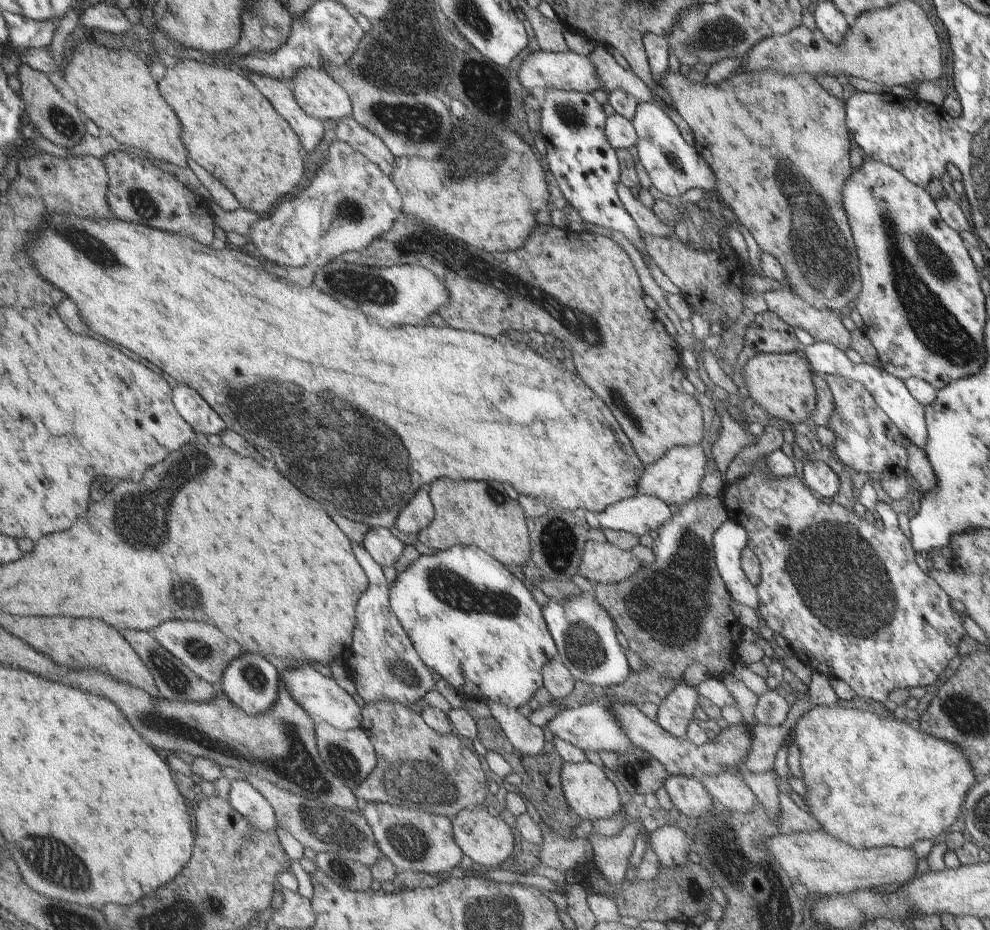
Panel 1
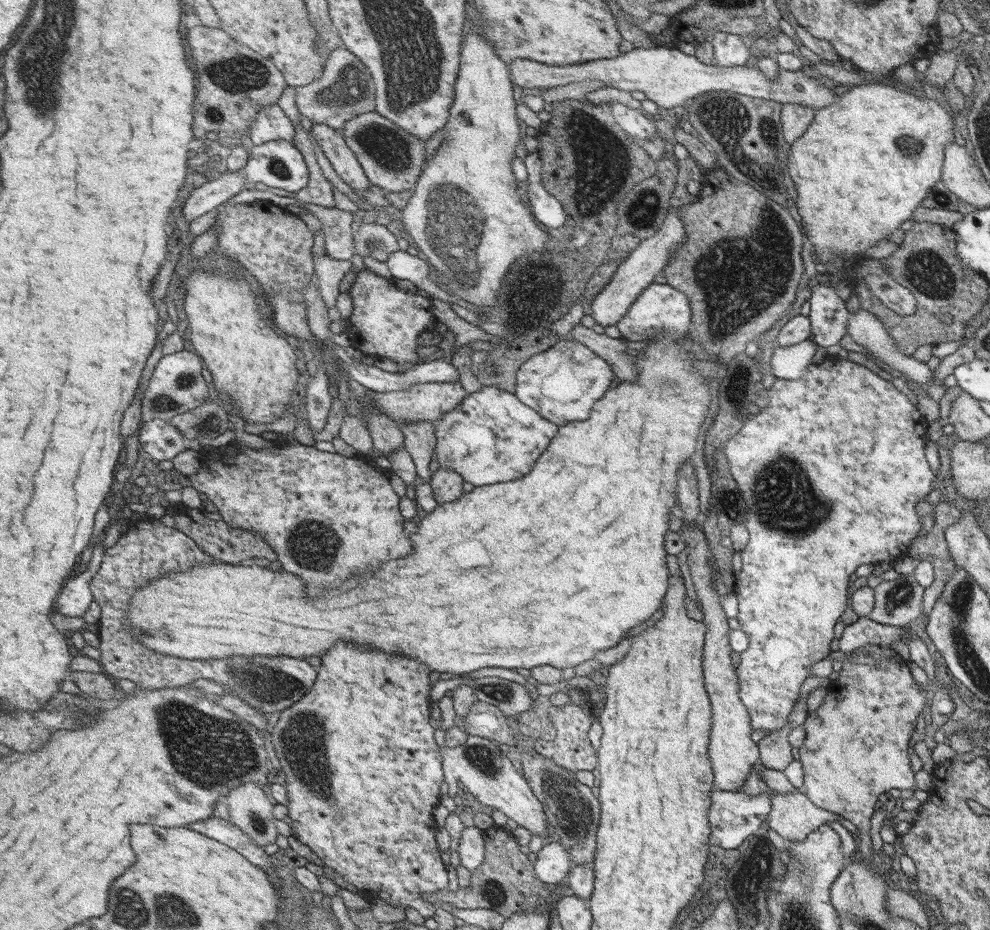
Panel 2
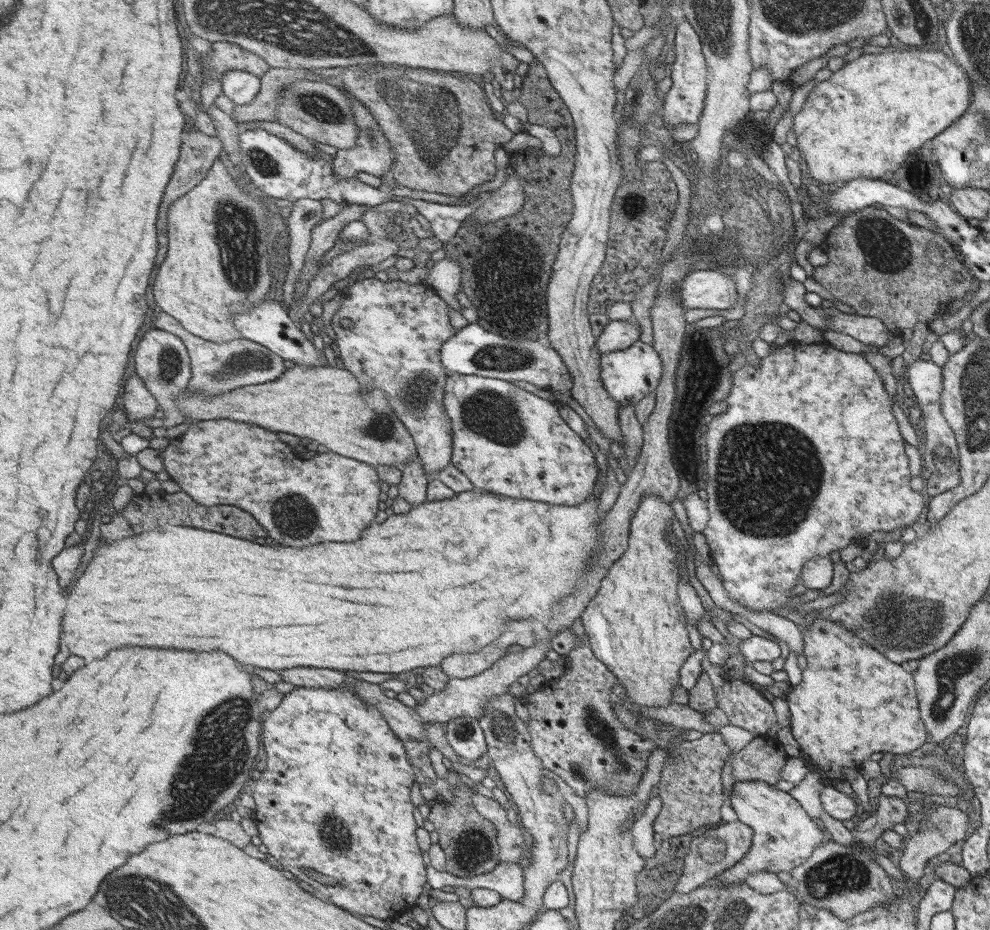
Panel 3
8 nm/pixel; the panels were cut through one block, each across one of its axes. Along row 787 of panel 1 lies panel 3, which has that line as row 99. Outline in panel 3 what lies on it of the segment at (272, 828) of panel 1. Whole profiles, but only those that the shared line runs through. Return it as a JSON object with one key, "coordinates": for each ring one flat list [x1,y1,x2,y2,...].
{"coordinates":[[241,70,227,71,226,78,223,78,222,82,222,92,239,105,253,103,261,87,260,77]]}

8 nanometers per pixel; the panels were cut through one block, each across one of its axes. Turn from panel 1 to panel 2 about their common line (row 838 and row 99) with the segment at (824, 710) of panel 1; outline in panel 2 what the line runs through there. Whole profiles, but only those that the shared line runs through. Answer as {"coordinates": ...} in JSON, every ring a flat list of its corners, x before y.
{"coordinates":[[878,83,875,85,849,86,841,89,829,106,815,110,814,117,806,131,793,141,788,153,782,155,782,167,789,173,791,182,795,184,795,192,797,192,797,204,795,206,797,206,805,234,807,234,809,242,813,244,813,252,817,254,817,258,821,262,836,262,837,256,846,256,847,259,851,259,865,252,867,248,872,248,880,240,889,238,889,235,893,232,903,232,903,229,908,228,907,220,909,220,909,217,913,215,915,209,923,208,923,204,927,204,927,196,931,196,935,184,939,184,943,163,946,160,946,146,955,144,956,132,961,129,961,120,953,112,947,112,947,108,943,108,943,104,938,104,926,97,921,99,921,97,899,91,895,87]]}

